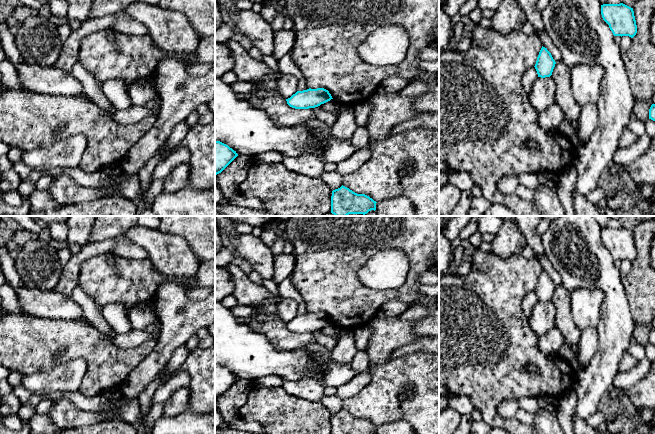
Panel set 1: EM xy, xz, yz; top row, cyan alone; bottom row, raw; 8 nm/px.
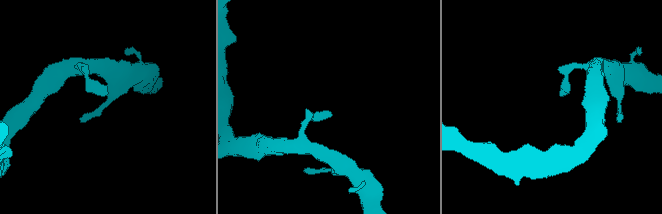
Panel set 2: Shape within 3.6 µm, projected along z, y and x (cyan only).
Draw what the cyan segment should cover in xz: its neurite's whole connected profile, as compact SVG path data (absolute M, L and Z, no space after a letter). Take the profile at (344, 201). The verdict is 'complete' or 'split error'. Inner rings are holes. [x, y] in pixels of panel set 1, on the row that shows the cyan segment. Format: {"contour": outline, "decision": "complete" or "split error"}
{"contour": "M345 186L332 191L331 213L335 216L367 214L376 210L376 201L365 194L357 194Z", "decision": "complete"}

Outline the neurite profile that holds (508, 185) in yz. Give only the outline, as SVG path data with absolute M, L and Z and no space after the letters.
M508 175L499 181L498 189L506 195L515 195L519 185L520 183L517 176Z

